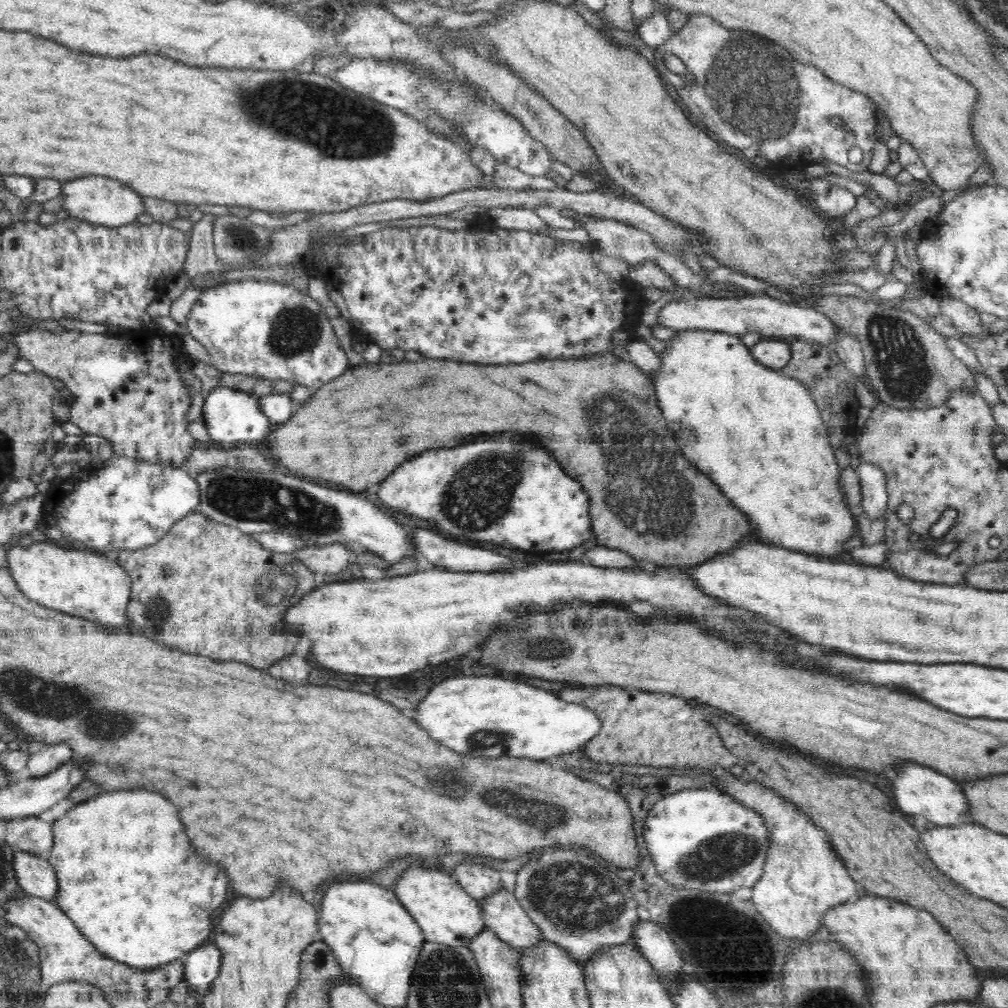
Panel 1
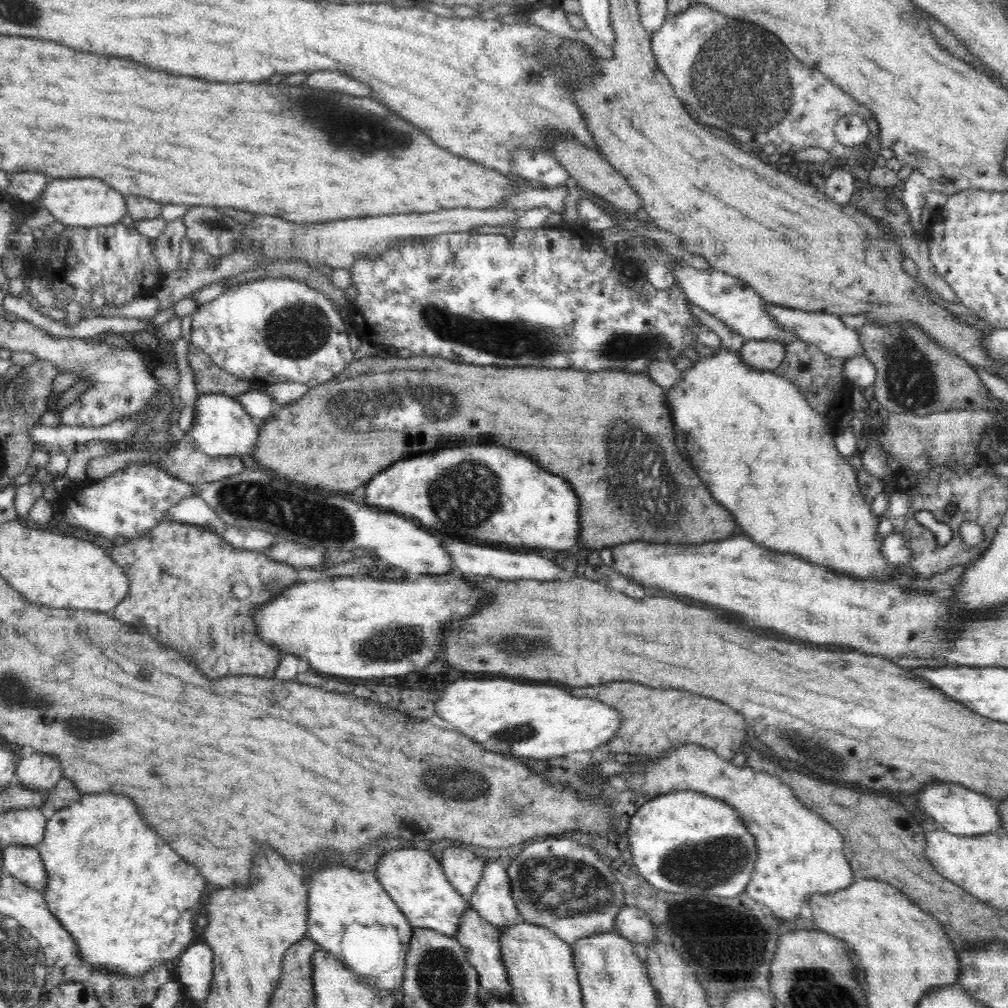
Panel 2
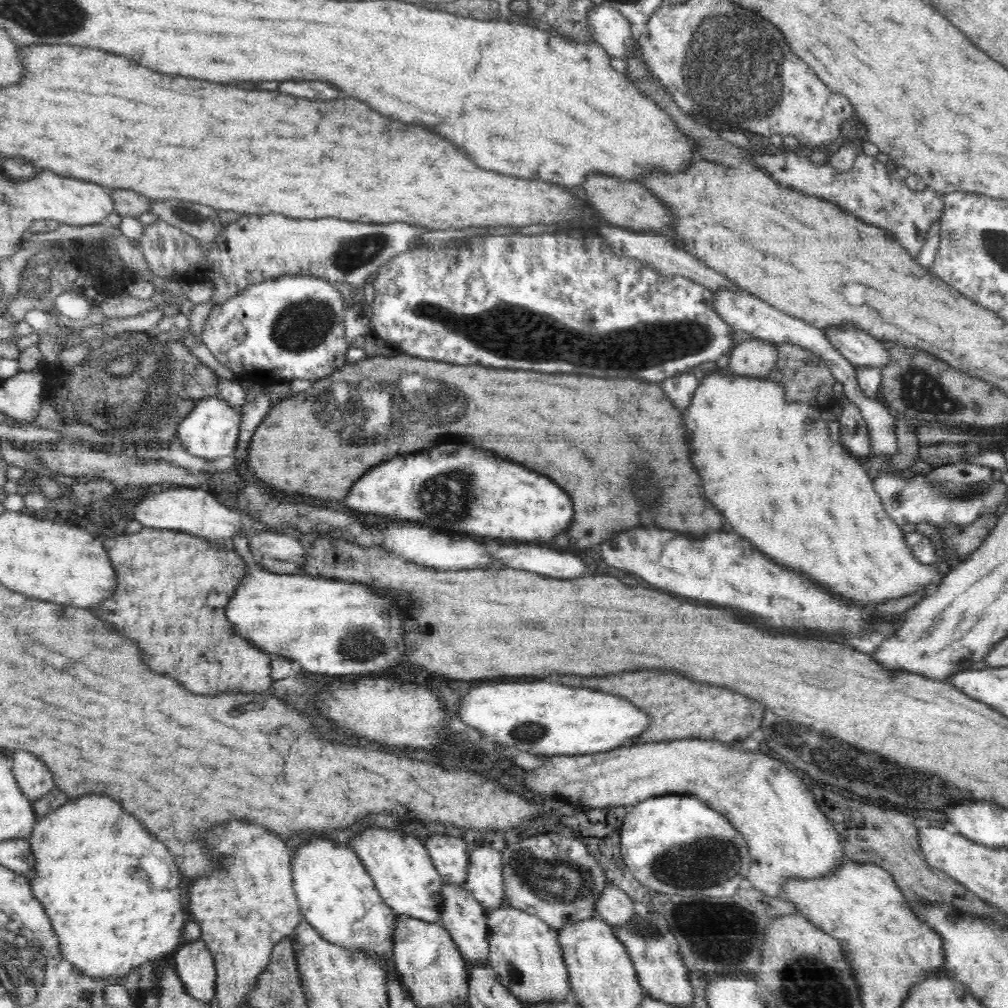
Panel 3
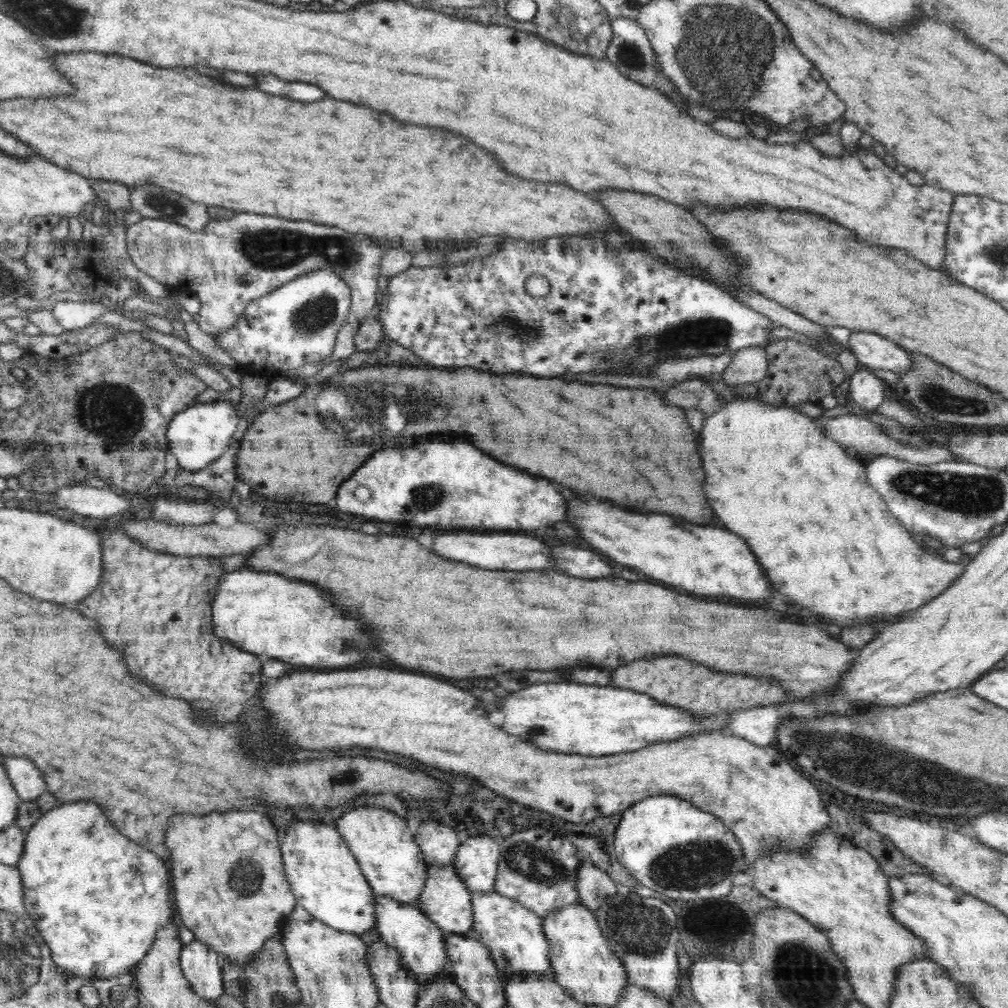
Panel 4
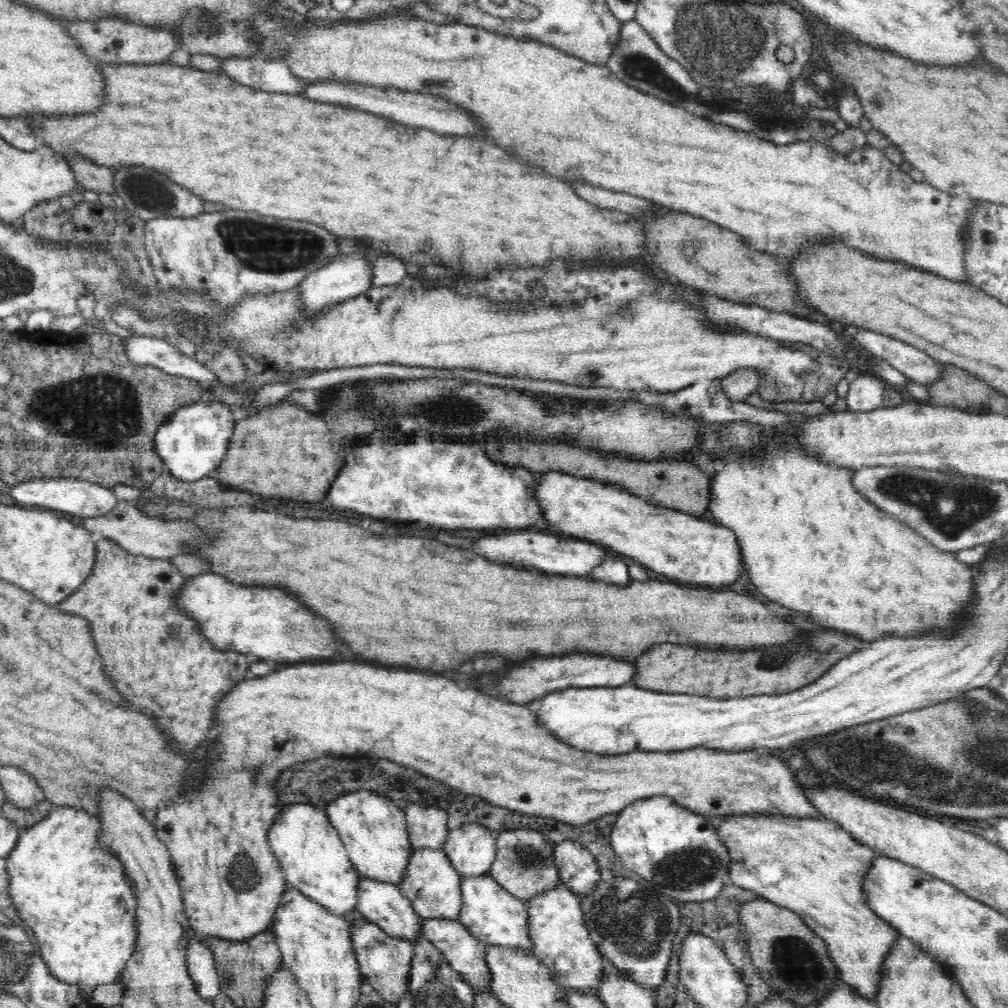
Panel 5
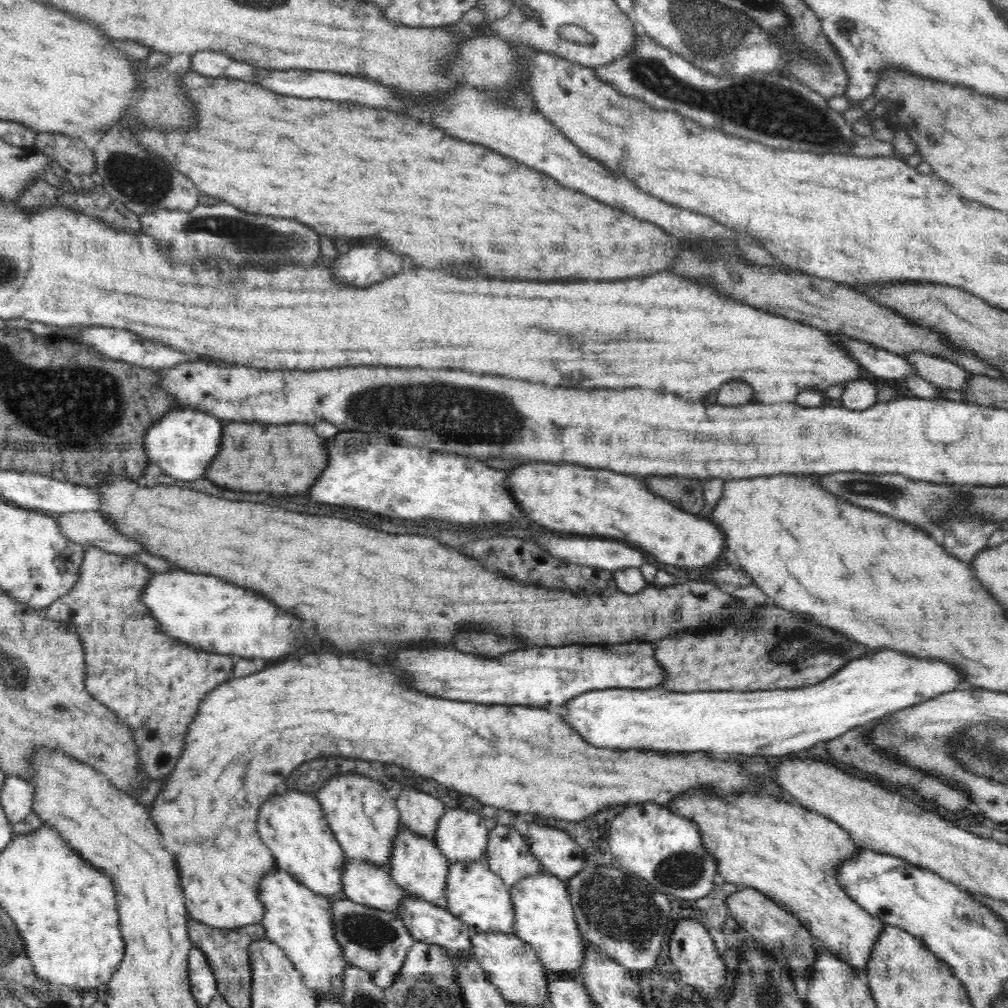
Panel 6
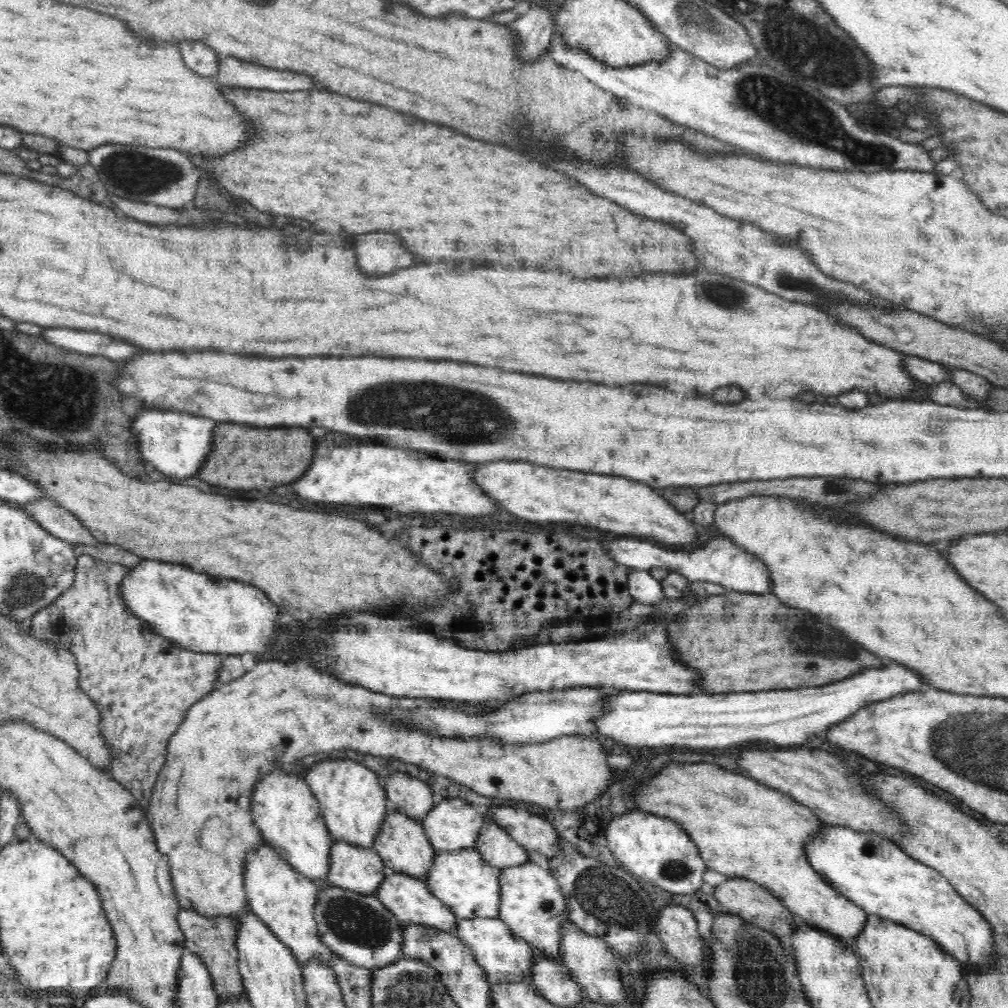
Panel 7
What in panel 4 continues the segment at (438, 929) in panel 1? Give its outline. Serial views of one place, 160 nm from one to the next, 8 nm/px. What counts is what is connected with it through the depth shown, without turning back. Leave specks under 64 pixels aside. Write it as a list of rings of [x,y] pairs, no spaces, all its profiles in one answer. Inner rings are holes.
[[[358,808],[339,818],[337,830],[358,861],[375,896],[390,897],[392,901],[417,907],[429,866],[421,858],[420,847],[406,823],[399,815],[380,808]]]

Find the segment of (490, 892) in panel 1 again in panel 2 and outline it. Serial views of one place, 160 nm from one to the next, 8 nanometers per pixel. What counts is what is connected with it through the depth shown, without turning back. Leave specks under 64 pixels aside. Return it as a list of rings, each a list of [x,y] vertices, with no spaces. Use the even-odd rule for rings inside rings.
[[[450,848],[442,853],[440,863],[450,884],[469,902],[478,882],[482,880],[485,861],[476,858],[466,848]]]

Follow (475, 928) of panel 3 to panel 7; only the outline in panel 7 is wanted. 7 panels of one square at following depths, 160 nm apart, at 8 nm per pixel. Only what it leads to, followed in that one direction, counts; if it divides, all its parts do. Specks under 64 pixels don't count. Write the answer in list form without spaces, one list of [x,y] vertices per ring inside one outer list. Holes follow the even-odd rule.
[[[390,810],[384,818],[384,825],[381,827],[376,841],[374,841],[373,848],[383,860],[388,871],[405,874],[426,883],[436,850],[426,837],[424,828],[414,819],[397,810]]]

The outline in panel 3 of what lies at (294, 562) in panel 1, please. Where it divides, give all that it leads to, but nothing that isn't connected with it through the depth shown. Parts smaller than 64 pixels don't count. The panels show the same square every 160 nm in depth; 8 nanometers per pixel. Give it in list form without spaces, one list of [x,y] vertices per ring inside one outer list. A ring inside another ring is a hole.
[[[143,527],[140,529],[140,531],[131,533],[129,535],[117,535],[116,538],[110,538],[110,540],[104,540],[104,536],[102,536],[102,538],[104,548],[106,549],[106,552],[108,553],[111,561],[110,563],[112,563],[112,567],[114,567],[114,571],[116,571],[116,581],[118,581],[118,584],[116,584],[116,590],[114,590],[114,594],[112,594],[108,600],[102,600],[102,602],[104,602],[104,606],[98,606],[98,608],[90,608],[90,610],[92,610],[94,614],[98,614],[98,618],[102,618],[104,622],[108,622],[108,624],[110,624],[114,630],[118,630],[122,636],[128,636],[130,640],[136,640],[136,642],[138,642],[138,646],[140,646],[140,650],[144,652],[144,662],[146,662],[146,666],[148,666],[148,668],[152,668],[154,672],[160,672],[160,674],[170,674],[172,678],[176,678],[178,682],[182,682],[182,684],[184,684],[188,690],[192,690],[192,692],[200,692],[200,694],[218,694],[218,692],[226,692],[226,690],[242,690],[242,692],[254,692],[254,694],[260,694],[260,692],[264,692],[264,690],[268,690],[268,688],[272,686],[271,659],[273,656],[268,654],[266,651],[262,651],[258,647],[252,645],[252,643],[248,642],[248,639],[245,639],[242,637],[242,635],[236,634],[236,632],[234,632],[234,625],[232,625],[230,620],[228,620],[228,617],[226,617],[226,606],[228,606],[228,602],[232,600],[232,596],[236,594],[236,588],[238,584],[240,584],[240,580],[246,576],[246,562],[233,548],[224,549],[222,547],[216,547],[214,543],[210,543],[210,541],[206,541],[206,539],[188,534],[184,531],[153,529],[148,527]]]

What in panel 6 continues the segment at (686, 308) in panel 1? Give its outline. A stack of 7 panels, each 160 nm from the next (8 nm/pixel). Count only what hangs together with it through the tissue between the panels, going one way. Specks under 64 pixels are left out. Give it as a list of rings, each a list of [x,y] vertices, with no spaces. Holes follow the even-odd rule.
[[[924,352],[904,353],[916,376],[937,387],[958,390],[966,386],[970,373],[962,366],[936,355]]]

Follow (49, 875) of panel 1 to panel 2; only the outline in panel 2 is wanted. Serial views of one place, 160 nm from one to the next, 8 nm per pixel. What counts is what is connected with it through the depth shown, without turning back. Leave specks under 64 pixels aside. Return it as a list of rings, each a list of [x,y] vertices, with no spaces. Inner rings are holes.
[[[13,845],[3,848],[3,869],[14,878],[37,891],[43,891],[48,884],[48,875],[37,847]]]

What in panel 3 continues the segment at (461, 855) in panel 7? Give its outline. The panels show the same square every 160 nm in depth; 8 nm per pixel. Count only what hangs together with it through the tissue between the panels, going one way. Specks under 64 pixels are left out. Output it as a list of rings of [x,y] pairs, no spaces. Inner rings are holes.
[[[505,904],[498,910],[486,914],[488,919],[488,944],[490,945],[490,965],[497,972],[497,980],[502,983],[521,1003],[564,1002],[571,999],[568,969],[558,943],[558,931],[536,914],[528,914]]]

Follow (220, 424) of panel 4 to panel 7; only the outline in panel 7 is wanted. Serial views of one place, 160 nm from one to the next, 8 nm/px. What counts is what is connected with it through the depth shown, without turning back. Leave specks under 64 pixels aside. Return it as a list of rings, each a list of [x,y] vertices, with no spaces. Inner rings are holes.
[[[140,410],[138,418],[132,424],[131,432],[138,440],[138,448],[143,460],[154,466],[157,472],[166,476],[190,478],[196,476],[202,468],[212,446],[212,430],[216,422],[210,418],[190,416],[182,412],[164,412],[163,410]]]

